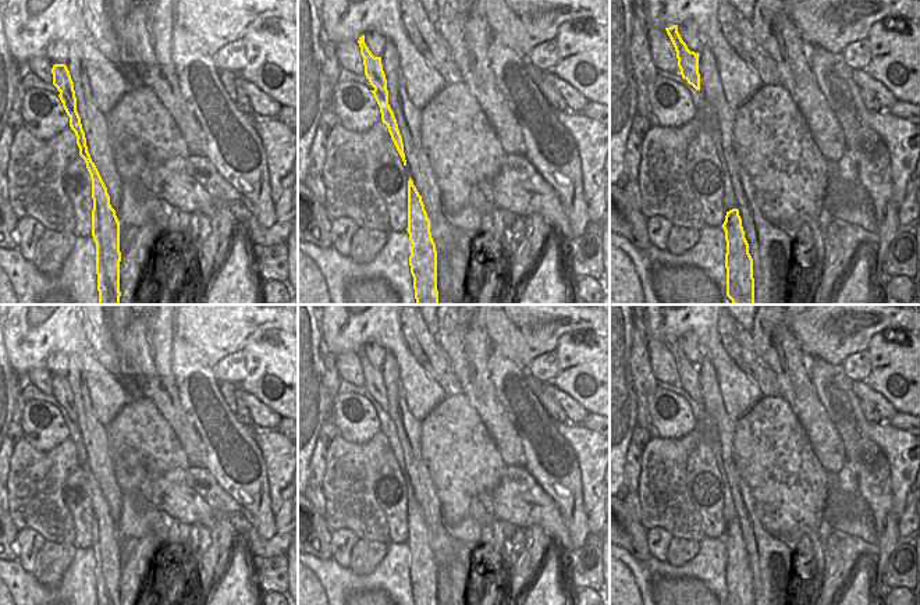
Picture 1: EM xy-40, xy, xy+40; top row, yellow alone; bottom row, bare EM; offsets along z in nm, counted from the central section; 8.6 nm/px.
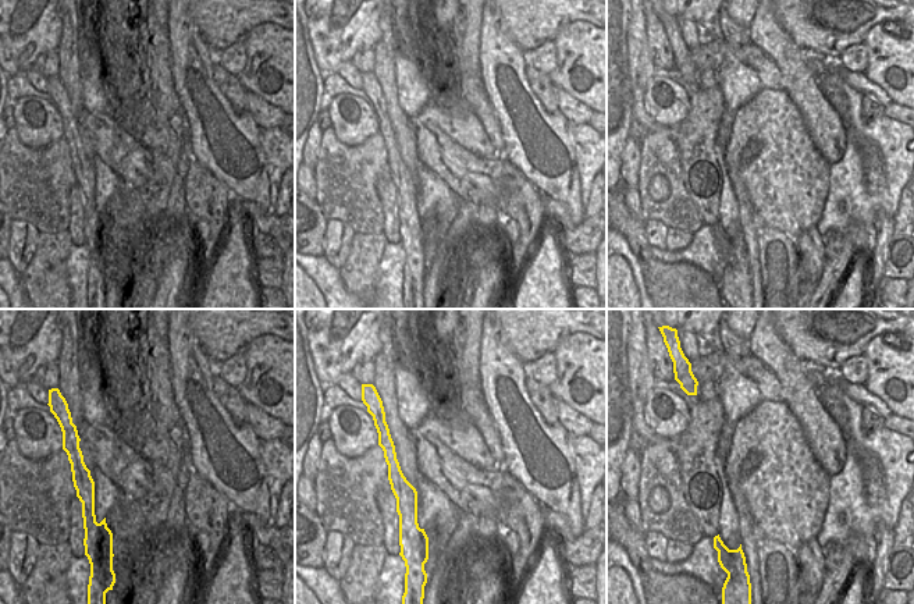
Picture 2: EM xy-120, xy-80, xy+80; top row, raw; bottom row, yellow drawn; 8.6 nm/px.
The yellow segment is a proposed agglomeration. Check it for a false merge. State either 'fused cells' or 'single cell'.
fused cells

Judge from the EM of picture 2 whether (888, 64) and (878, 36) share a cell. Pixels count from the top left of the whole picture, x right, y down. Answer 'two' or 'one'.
one

